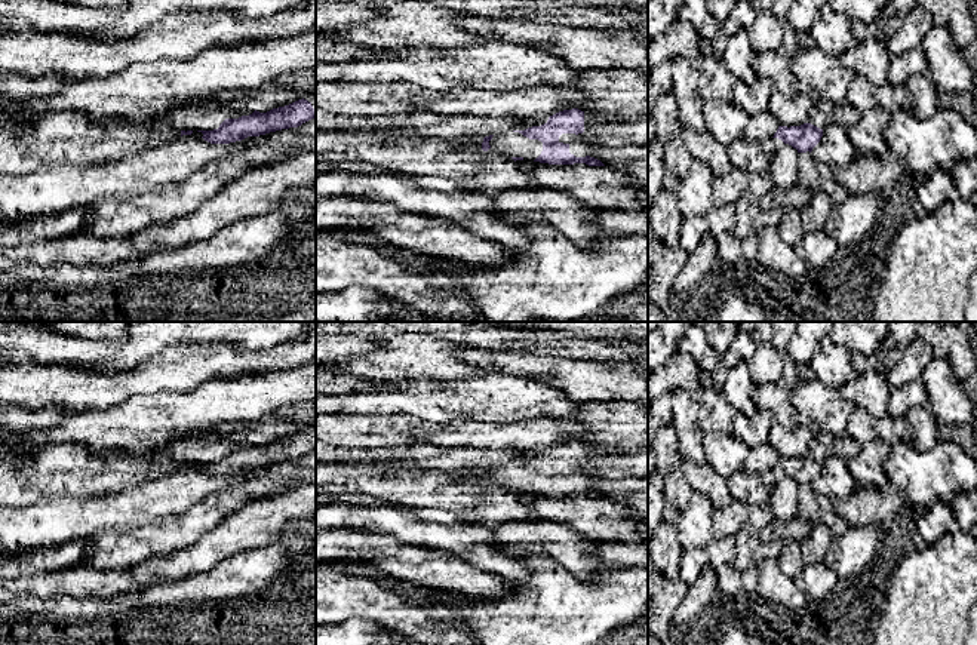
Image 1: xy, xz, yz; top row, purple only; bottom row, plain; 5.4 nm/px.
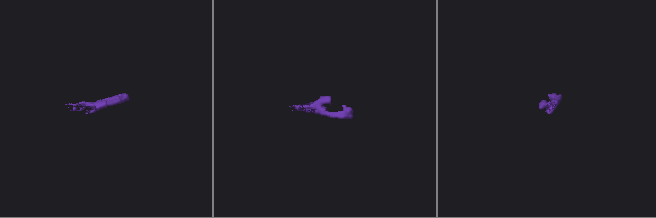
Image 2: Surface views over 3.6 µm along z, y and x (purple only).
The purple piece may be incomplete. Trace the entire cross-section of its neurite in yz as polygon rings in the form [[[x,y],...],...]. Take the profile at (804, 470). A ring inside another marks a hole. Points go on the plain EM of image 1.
[[[804,455],[801,458],[778,458],[772,472],[764,476],[764,482],[768,486],[774,486],[783,476],[789,476],[798,482],[798,485],[812,483],[812,480],[820,474],[823,469],[823,461]]]

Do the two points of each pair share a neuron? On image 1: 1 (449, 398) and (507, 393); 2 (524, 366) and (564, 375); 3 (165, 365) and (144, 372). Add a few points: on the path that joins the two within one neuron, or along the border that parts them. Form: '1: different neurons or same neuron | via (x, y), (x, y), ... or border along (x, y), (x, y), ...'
1: same neuron | via (464, 398), (492, 393)
2: same neuron | via (534, 366), (553, 371)
3: same neuron | via (160, 369), (148, 372)

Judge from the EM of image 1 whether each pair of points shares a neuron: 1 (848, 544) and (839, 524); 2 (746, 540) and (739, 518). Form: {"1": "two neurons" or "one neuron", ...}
{"1": "two neurons", "2": "two neurons"}

